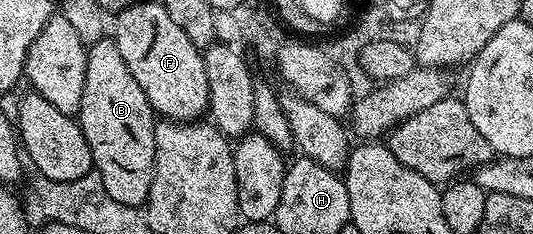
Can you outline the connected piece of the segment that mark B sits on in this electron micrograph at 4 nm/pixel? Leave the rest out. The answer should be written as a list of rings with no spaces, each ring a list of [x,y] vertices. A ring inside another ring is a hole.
[[[103,38],[100,42],[87,47],[84,98],[80,102],[80,110],[76,119],[84,130],[84,138],[88,138],[88,146],[92,150],[94,159],[93,171],[104,182],[104,190],[108,190],[108,195],[116,198],[116,202],[124,202],[124,206],[142,208],[150,193],[154,177],[156,113],[154,107],[148,102],[144,90],[140,90],[140,82],[132,78],[132,70],[128,70],[120,54],[120,46],[116,46],[113,38]]]

